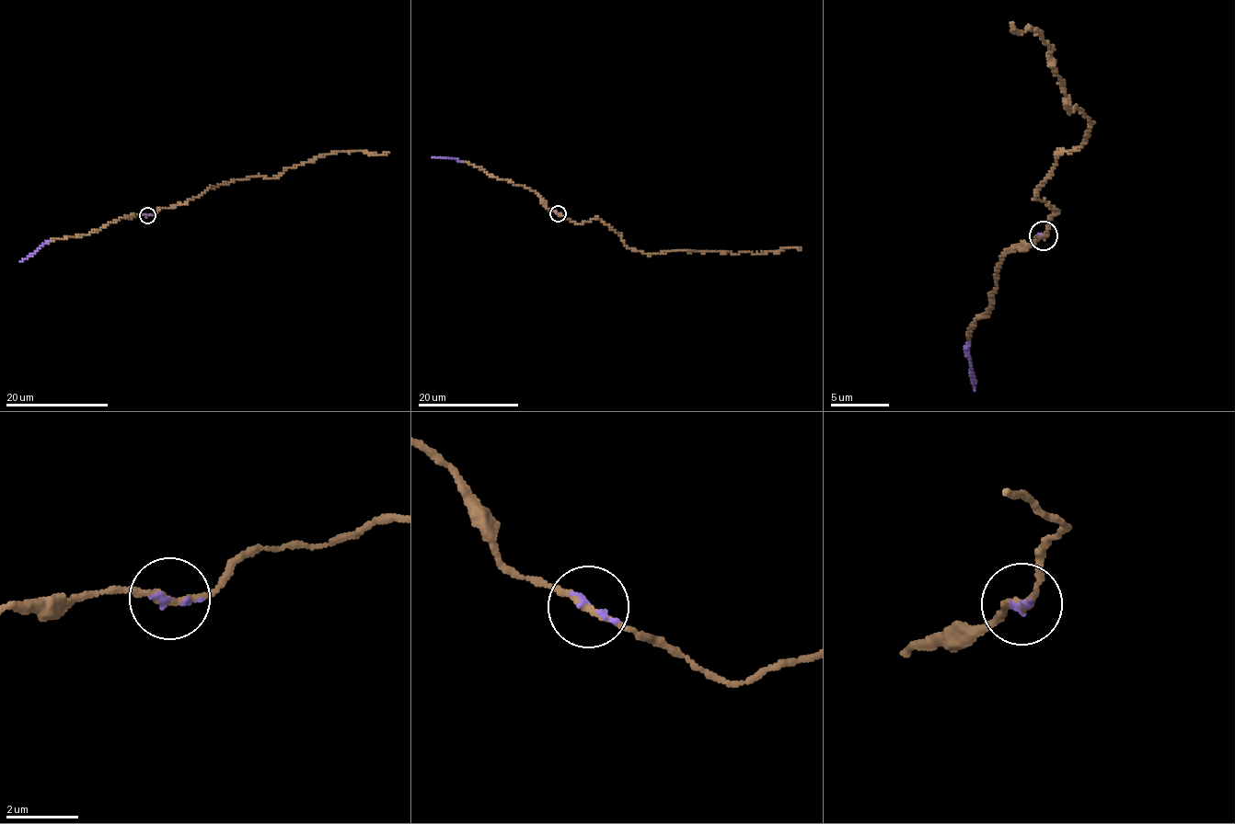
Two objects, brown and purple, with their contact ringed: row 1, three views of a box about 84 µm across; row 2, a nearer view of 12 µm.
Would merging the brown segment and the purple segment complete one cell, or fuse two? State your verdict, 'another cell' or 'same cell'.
same cell

